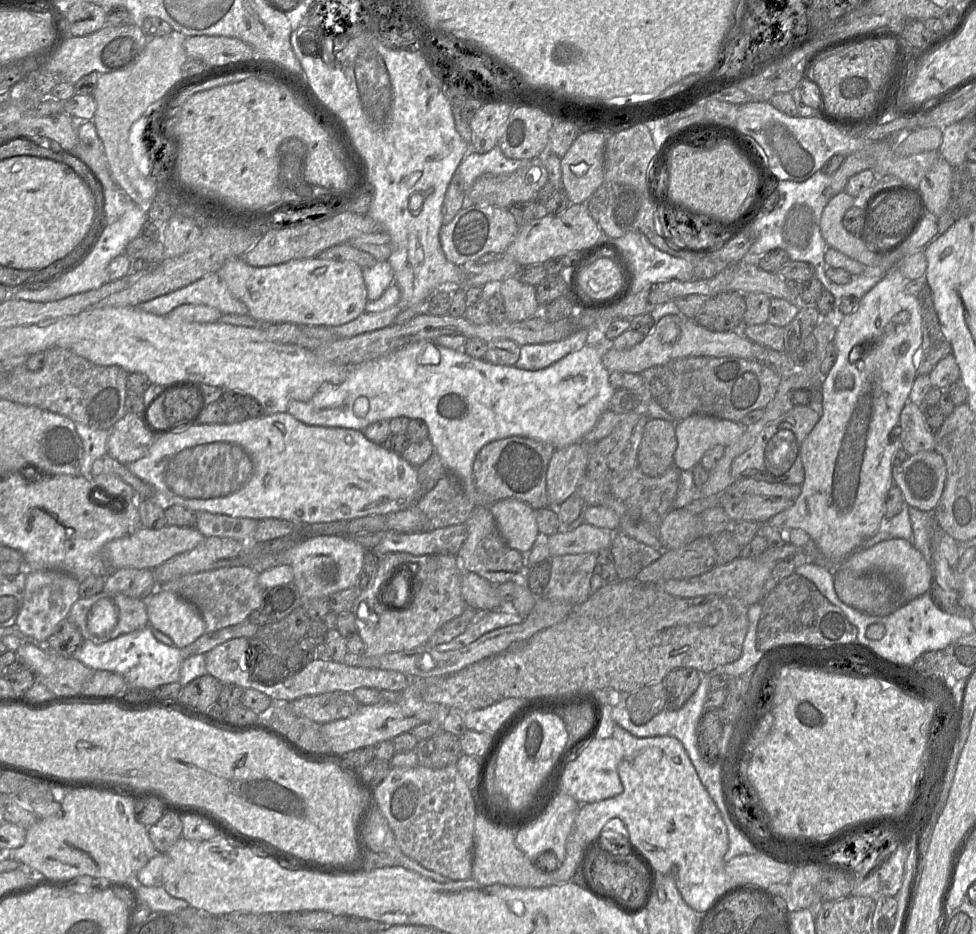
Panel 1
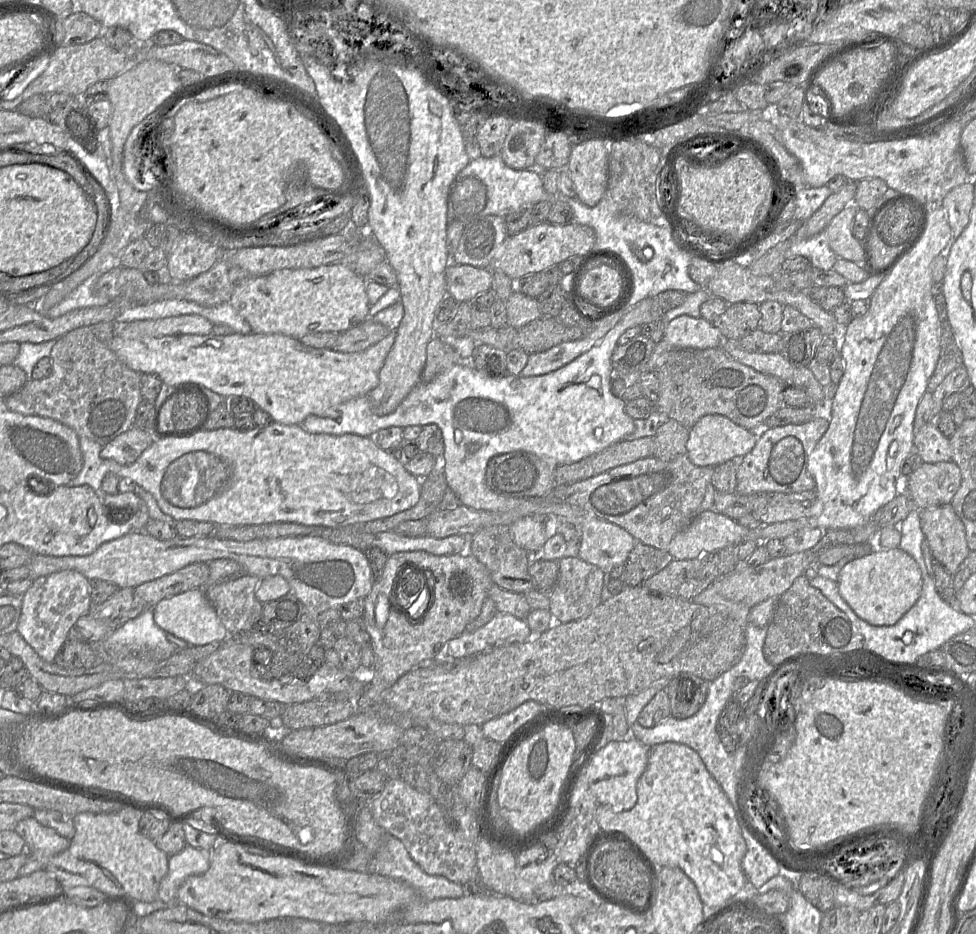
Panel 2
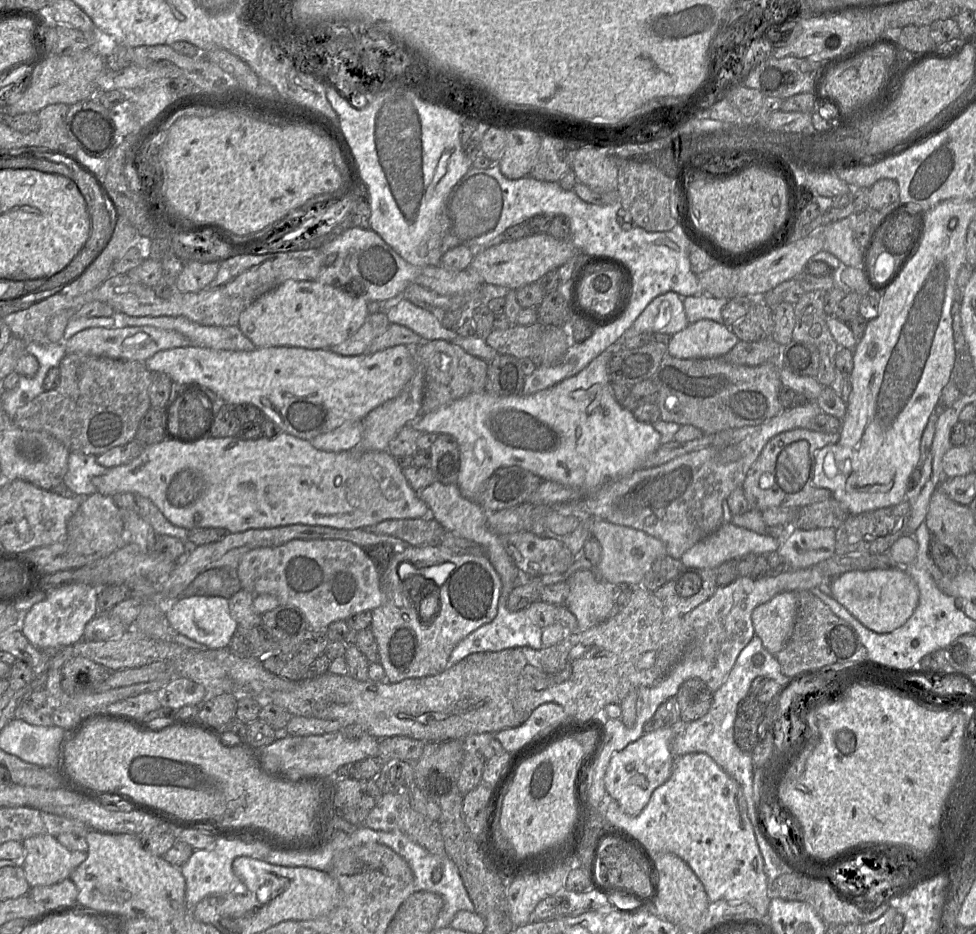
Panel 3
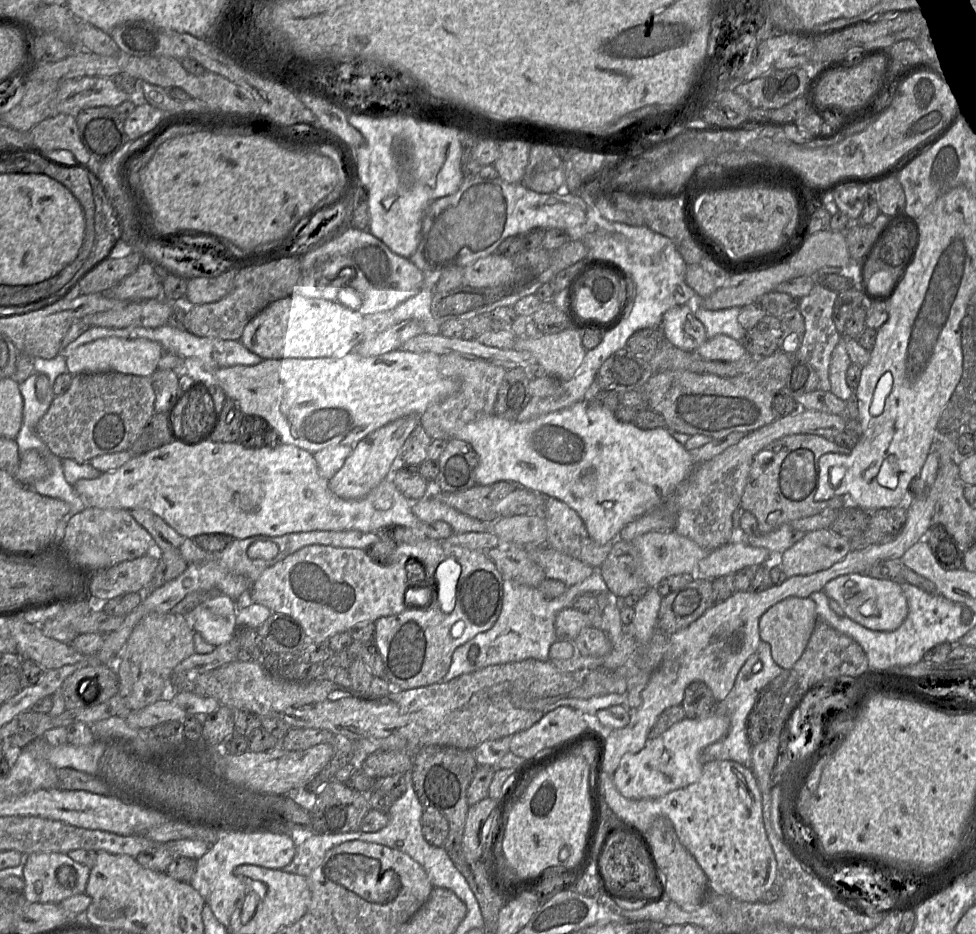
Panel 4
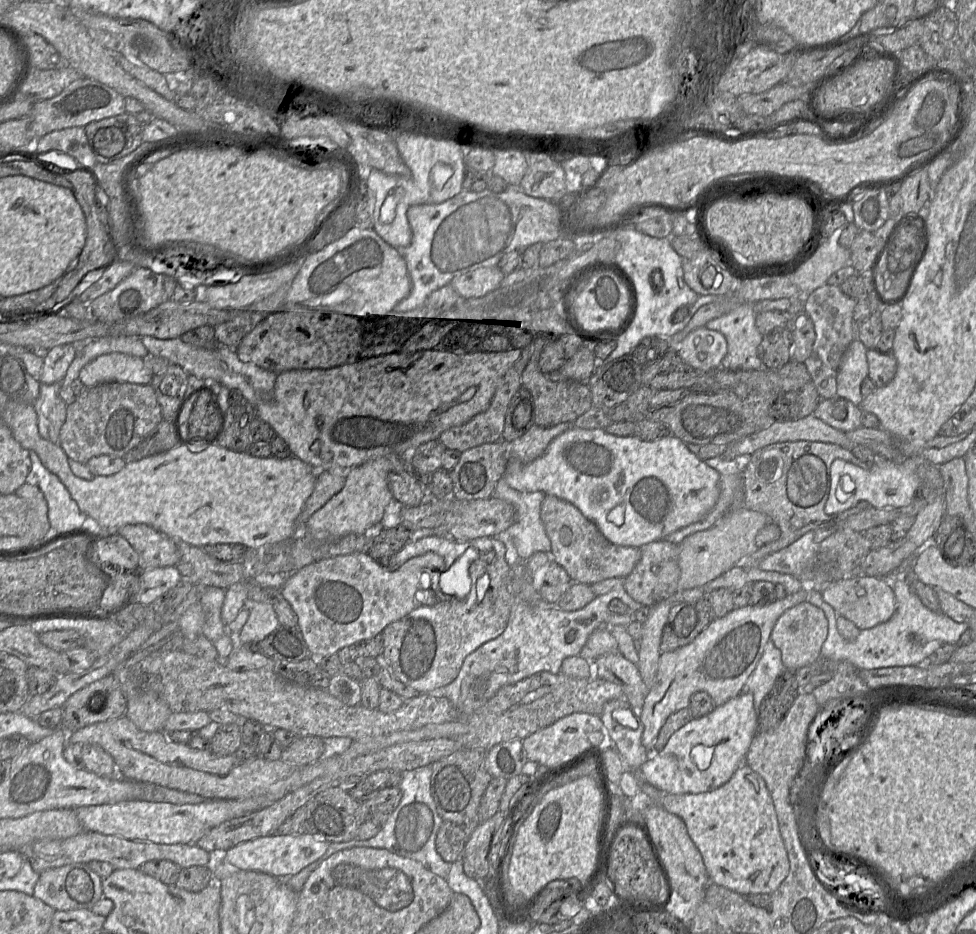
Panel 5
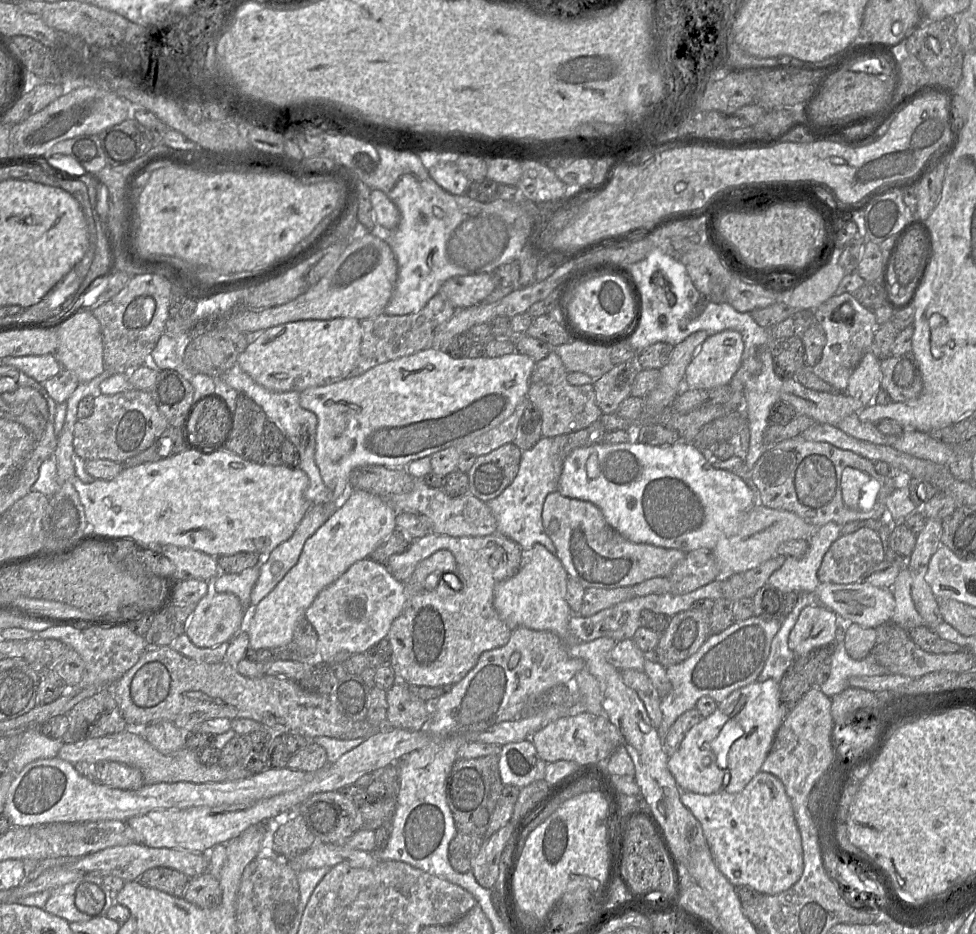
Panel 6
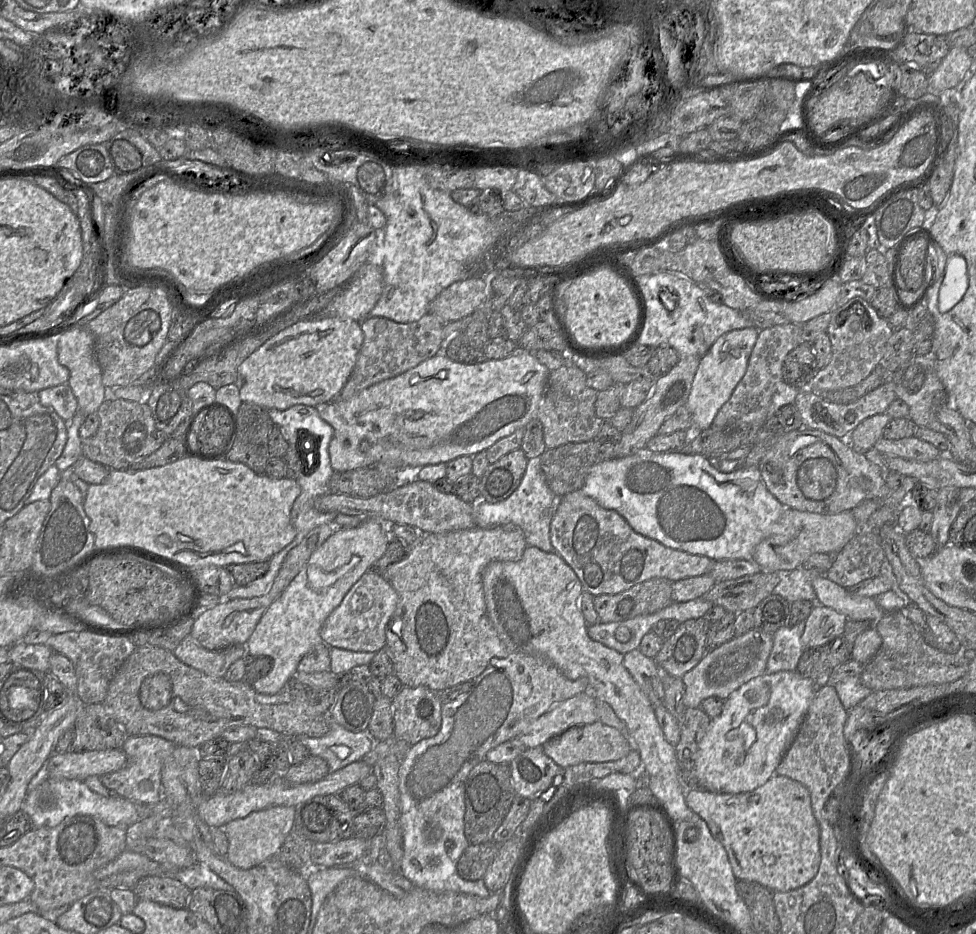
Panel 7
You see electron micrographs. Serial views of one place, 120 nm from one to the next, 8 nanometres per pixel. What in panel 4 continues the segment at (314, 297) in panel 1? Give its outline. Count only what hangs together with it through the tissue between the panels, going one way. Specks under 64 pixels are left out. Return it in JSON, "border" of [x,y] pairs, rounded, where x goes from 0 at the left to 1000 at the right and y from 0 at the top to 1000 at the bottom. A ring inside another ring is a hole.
{"border":[[[300,314],[283,321],[251,349],[247,367],[268,384],[349,383],[364,376],[372,363],[373,338],[347,322]]]}

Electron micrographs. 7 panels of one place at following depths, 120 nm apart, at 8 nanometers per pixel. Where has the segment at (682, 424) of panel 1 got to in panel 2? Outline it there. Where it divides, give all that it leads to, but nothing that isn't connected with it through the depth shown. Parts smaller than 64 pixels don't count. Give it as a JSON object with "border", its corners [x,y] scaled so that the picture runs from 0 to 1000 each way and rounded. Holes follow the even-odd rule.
{"border":[[[723,444],[706,459],[703,487],[716,500],[733,500],[754,489],[762,489],[774,478],[775,461],[765,460],[739,444]]]}

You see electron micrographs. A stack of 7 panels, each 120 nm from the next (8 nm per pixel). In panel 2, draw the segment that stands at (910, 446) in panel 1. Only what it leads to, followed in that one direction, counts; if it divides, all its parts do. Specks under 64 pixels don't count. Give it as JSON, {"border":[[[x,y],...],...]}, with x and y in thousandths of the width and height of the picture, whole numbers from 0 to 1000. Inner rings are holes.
{"border":[[[954,451],[936,464],[936,484],[946,496],[975,494],[972,469],[969,469]]]}

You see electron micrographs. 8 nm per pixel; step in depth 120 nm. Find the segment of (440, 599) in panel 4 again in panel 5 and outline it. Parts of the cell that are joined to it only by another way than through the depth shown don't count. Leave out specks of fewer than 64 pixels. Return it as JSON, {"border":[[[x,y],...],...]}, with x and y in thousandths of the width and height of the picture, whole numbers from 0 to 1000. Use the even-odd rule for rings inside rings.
{"border":[[[481,589],[471,595],[462,606],[451,612],[451,631],[458,638],[463,638],[470,642],[475,641],[483,630],[483,619],[481,616],[482,602],[487,599],[487,594]]]}

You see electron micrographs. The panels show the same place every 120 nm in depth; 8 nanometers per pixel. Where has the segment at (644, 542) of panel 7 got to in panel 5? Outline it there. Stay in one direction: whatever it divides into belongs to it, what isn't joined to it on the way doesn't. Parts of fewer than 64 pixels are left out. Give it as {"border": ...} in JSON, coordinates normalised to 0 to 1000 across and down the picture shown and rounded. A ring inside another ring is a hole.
{"border":[[[558,530],[554,540],[554,557],[564,577],[564,595],[578,608],[587,623],[607,626],[623,619],[639,620],[657,597],[655,587],[626,581],[591,543],[569,531]]]}

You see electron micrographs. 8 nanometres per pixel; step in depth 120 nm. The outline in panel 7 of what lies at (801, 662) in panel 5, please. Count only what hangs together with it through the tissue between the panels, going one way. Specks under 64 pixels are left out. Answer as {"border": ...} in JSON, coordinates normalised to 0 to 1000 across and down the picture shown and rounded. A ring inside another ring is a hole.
{"border":[[[833,649],[825,664],[821,687],[825,695],[844,691],[855,684],[865,672],[868,665],[866,658],[841,649]]]}

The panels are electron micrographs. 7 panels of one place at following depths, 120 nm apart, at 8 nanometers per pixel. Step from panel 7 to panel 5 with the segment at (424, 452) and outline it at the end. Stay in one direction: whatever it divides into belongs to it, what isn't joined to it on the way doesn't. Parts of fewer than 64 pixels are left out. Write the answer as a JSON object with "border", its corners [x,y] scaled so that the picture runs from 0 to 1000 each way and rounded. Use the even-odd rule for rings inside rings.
{"border":[[[524,372],[523,374],[518,376],[513,376],[513,377],[488,377],[488,378],[464,378],[454,373],[447,373],[447,374],[440,374],[440,375],[431,375],[421,379],[405,377],[405,378],[394,379],[386,382],[368,383],[362,389],[357,389],[357,390],[352,390],[352,391],[342,393],[342,394],[337,394],[337,395],[308,395],[308,396],[291,397],[284,400],[283,403],[283,409],[282,409],[279,426],[276,429],[268,430],[261,435],[262,446],[275,453],[281,460],[282,465],[287,467],[293,472],[300,488],[306,490],[307,493],[309,493],[310,495],[313,495],[314,497],[316,497],[317,499],[321,501],[324,507],[324,513],[325,513],[325,505],[337,503],[340,500],[349,500],[353,502],[355,504],[358,504],[359,502],[366,500],[376,494],[380,494],[391,488],[395,488],[400,486],[405,486],[408,488],[418,488],[431,475],[442,471],[447,471],[449,470],[451,465],[454,464],[455,461],[480,452],[487,444],[497,440],[501,436],[502,430],[507,422],[507,419],[509,414],[512,412],[512,407],[515,405],[518,397],[533,383],[533,381],[534,381],[534,374],[527,373],[527,372]]]}

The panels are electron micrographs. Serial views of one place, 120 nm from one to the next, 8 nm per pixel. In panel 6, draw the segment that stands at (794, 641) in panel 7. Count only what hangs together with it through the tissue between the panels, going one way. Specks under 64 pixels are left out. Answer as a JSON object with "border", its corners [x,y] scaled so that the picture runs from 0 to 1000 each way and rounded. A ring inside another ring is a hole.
{"border":[[[823,634],[818,636],[818,642],[813,653],[802,663],[800,670],[793,681],[788,702],[776,729],[784,730],[787,727],[799,729],[816,704],[815,699],[807,692],[808,679],[814,671],[821,653],[833,645],[833,636]]]}

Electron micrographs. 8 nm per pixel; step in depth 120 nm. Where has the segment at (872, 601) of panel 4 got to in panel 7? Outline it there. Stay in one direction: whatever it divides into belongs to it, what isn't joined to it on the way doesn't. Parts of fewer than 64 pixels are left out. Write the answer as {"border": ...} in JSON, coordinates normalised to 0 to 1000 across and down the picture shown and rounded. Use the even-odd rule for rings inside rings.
{"border":[[[845,616],[832,621],[839,648],[853,652],[870,664],[899,666],[906,657],[895,639],[872,636],[869,631],[850,622]]]}

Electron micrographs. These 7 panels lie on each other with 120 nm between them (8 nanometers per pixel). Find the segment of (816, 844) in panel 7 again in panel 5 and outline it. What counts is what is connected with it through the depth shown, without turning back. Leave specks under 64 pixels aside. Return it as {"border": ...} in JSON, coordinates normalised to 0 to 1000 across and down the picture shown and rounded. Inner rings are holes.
{"border":[[[760,819],[758,822],[756,822],[746,837],[733,846],[713,850],[679,850],[679,853],[677,854],[677,863],[684,869],[696,874],[701,879],[707,897],[718,913],[723,933],[727,940],[727,944],[742,949],[760,958],[790,957],[806,939],[809,925],[806,910],[799,892],[796,870],[791,853],[783,834],[766,819]]]}

